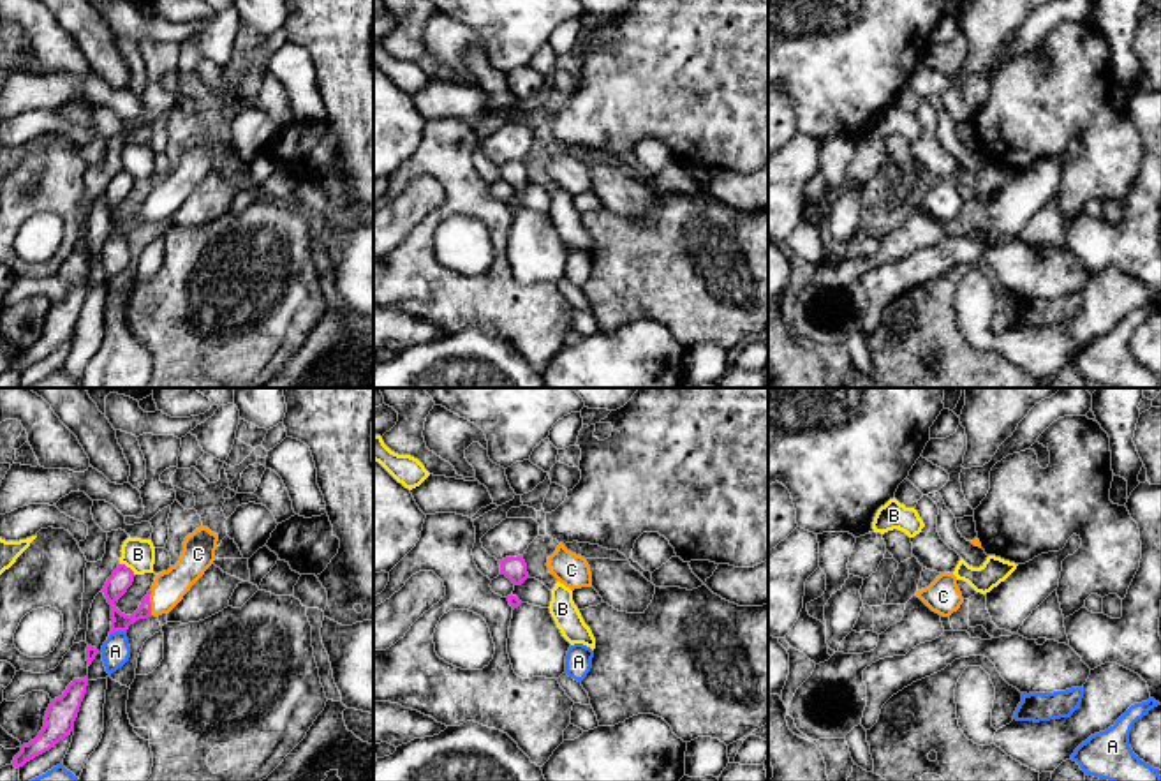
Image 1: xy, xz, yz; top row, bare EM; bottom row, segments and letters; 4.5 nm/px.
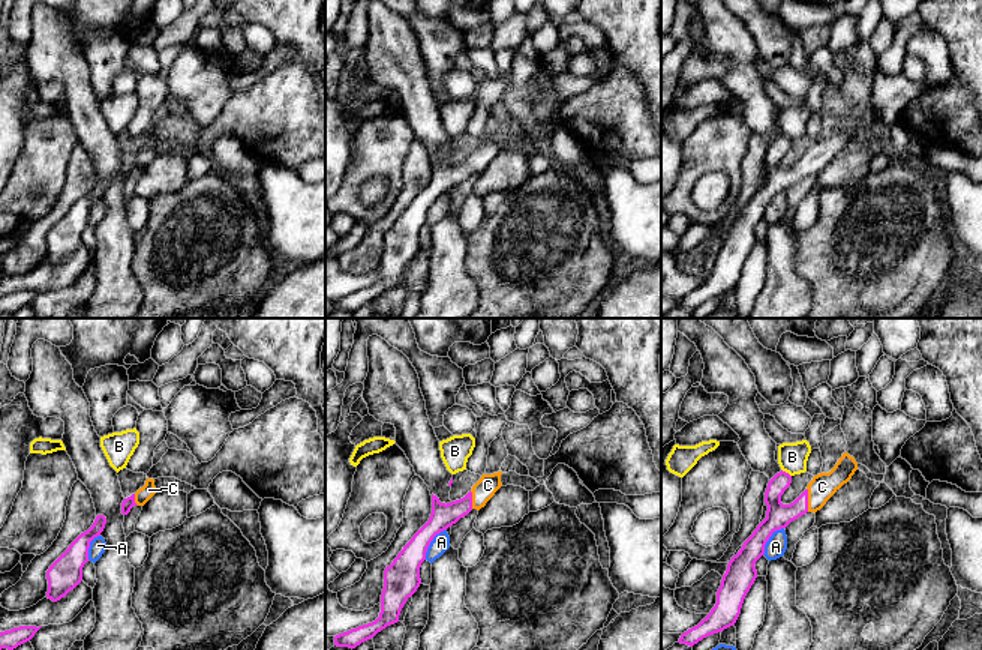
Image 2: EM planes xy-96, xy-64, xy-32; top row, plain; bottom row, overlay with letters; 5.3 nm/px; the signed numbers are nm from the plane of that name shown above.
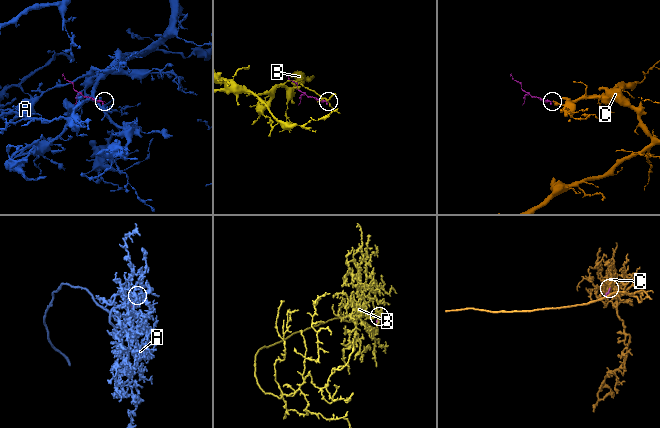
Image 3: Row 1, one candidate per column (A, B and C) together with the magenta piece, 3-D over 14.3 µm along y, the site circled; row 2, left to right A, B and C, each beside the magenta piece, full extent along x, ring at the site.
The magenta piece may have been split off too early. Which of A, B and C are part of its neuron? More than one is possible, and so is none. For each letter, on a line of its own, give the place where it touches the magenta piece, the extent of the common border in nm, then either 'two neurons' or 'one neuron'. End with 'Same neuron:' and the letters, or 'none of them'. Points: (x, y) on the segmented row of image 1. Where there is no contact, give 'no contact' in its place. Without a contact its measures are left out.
A: xy (117, 630) | 80 nm | two neurons
B: xy (129, 568) | 90 nm | two neurons
C: xy (148, 602) | 120 nm | one neuron
Same neuron: C

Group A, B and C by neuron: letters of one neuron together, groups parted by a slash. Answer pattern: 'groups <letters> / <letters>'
groups A / B / C

